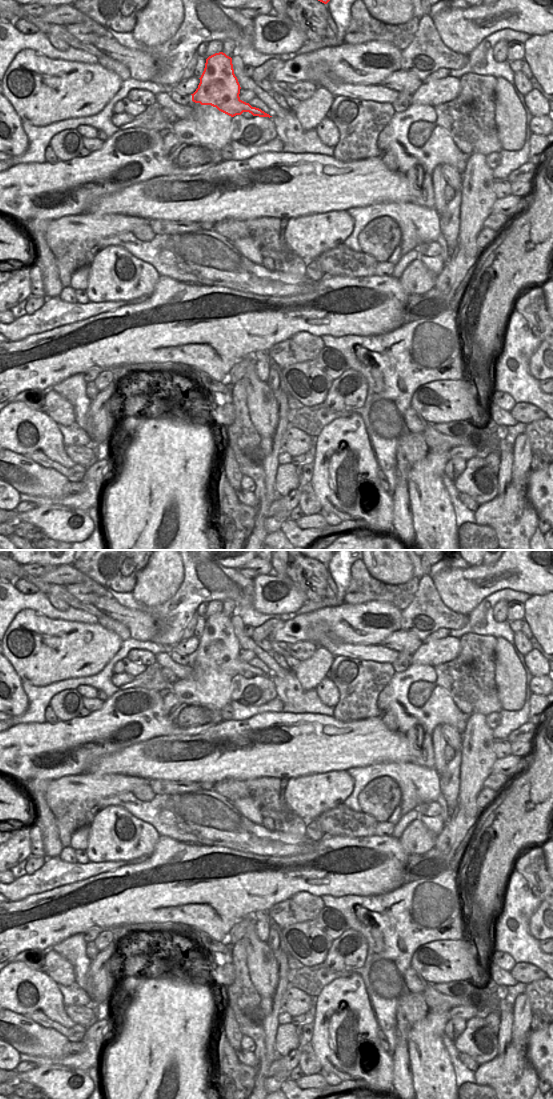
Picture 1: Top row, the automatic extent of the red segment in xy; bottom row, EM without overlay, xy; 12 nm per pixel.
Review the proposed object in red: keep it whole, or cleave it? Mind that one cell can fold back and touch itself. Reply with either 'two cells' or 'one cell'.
two cells

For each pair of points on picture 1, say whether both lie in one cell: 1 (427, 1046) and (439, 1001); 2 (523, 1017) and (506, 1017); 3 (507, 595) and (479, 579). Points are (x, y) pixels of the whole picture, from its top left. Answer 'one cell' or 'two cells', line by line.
1: two cells
2: two cells
3: two cells

